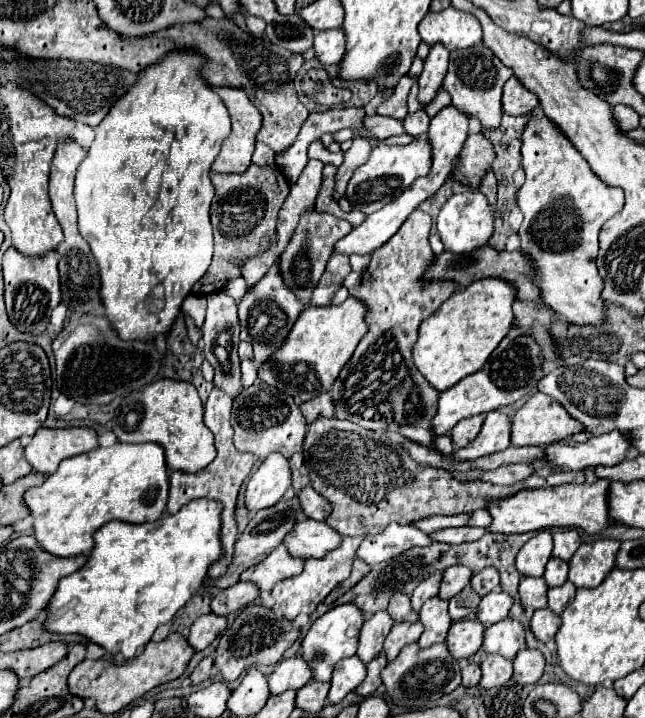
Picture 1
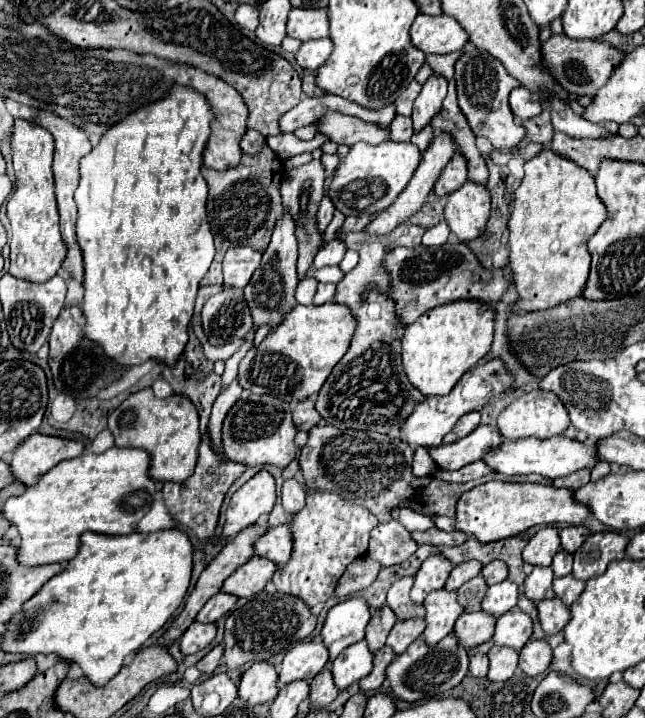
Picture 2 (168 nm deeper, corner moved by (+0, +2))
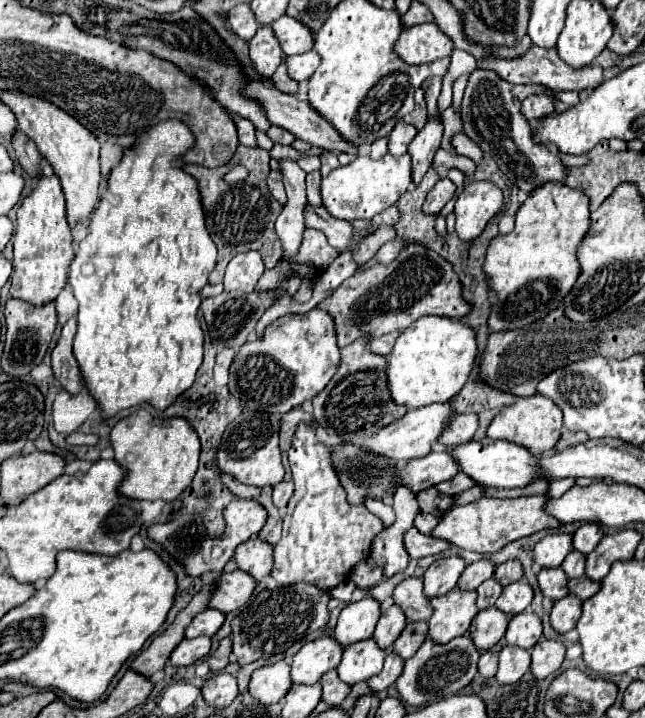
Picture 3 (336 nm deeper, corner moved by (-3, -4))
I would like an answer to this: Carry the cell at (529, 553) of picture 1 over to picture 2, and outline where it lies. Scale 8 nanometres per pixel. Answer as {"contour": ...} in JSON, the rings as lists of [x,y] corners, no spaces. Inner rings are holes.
{"contour":[[[545,526],[527,542],[523,550],[523,560],[533,566],[551,566],[551,560],[557,552],[559,552],[559,532],[553,526]]]}

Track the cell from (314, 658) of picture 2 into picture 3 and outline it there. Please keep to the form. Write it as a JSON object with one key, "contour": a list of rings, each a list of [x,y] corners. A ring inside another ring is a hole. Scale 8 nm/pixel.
{"contour":[[[320,636],[306,642],[294,656],[292,682],[314,684],[324,672],[336,668],[342,660],[344,648],[332,636]]]}

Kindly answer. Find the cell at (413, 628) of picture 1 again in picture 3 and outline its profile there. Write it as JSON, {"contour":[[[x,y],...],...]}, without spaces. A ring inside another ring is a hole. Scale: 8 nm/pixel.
{"contour":[[[422,620],[420,622],[410,622],[410,624],[406,624],[402,634],[394,642],[392,650],[398,656],[402,656],[404,660],[408,660],[422,646],[426,636],[428,636],[428,622],[422,622]]]}

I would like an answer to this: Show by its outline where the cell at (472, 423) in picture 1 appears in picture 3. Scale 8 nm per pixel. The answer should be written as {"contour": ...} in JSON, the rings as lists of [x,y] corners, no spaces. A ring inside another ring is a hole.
{"contour":[[[472,412],[470,414],[458,414],[458,416],[450,418],[450,424],[446,426],[446,432],[442,432],[438,442],[442,442],[446,448],[466,444],[472,440],[476,428],[478,428],[478,416],[476,414],[472,414]]]}

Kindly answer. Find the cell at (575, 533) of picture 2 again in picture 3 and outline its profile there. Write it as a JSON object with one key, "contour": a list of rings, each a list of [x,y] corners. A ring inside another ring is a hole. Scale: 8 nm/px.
{"contour":[[[582,524],[574,532],[574,548],[582,554],[590,554],[600,544],[602,538],[604,538],[604,532],[598,524]]]}

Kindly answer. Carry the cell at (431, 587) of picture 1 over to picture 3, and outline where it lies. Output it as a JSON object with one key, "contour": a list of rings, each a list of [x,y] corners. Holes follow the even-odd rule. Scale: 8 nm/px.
{"contour":[[[460,556],[440,558],[432,562],[424,574],[424,594],[428,598],[434,598],[450,592],[456,586],[464,568],[466,568],[466,562]]]}

